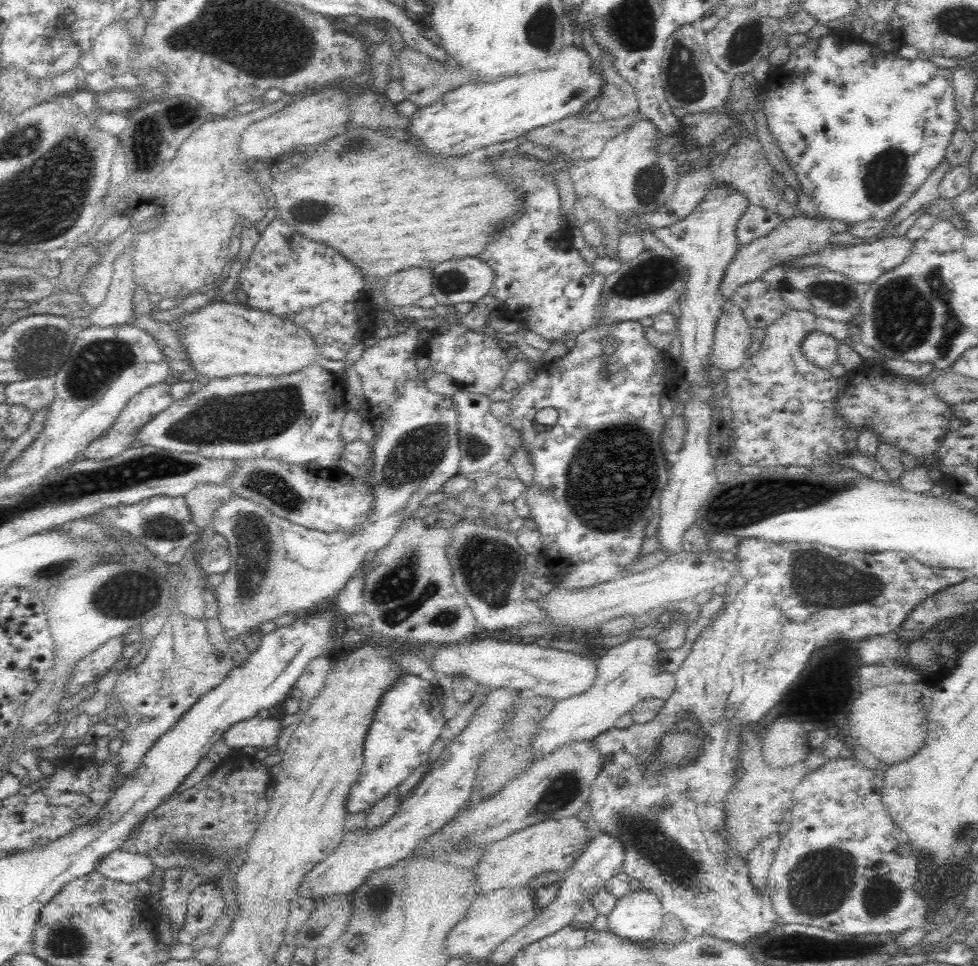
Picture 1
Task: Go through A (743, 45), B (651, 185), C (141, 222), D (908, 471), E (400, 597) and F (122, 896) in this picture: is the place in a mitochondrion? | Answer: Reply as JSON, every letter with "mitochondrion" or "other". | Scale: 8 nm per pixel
{"A":"mitochondrion","B":"mitochondrion","C":"other","D":"other","E":"mitochondrion","F":"other"}

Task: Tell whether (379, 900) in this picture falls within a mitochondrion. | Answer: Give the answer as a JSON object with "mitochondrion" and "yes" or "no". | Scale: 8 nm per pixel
{"mitochondrion":"yes"}

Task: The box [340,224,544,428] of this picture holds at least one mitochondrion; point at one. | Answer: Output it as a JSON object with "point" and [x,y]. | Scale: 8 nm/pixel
{"point":[453,280]}

